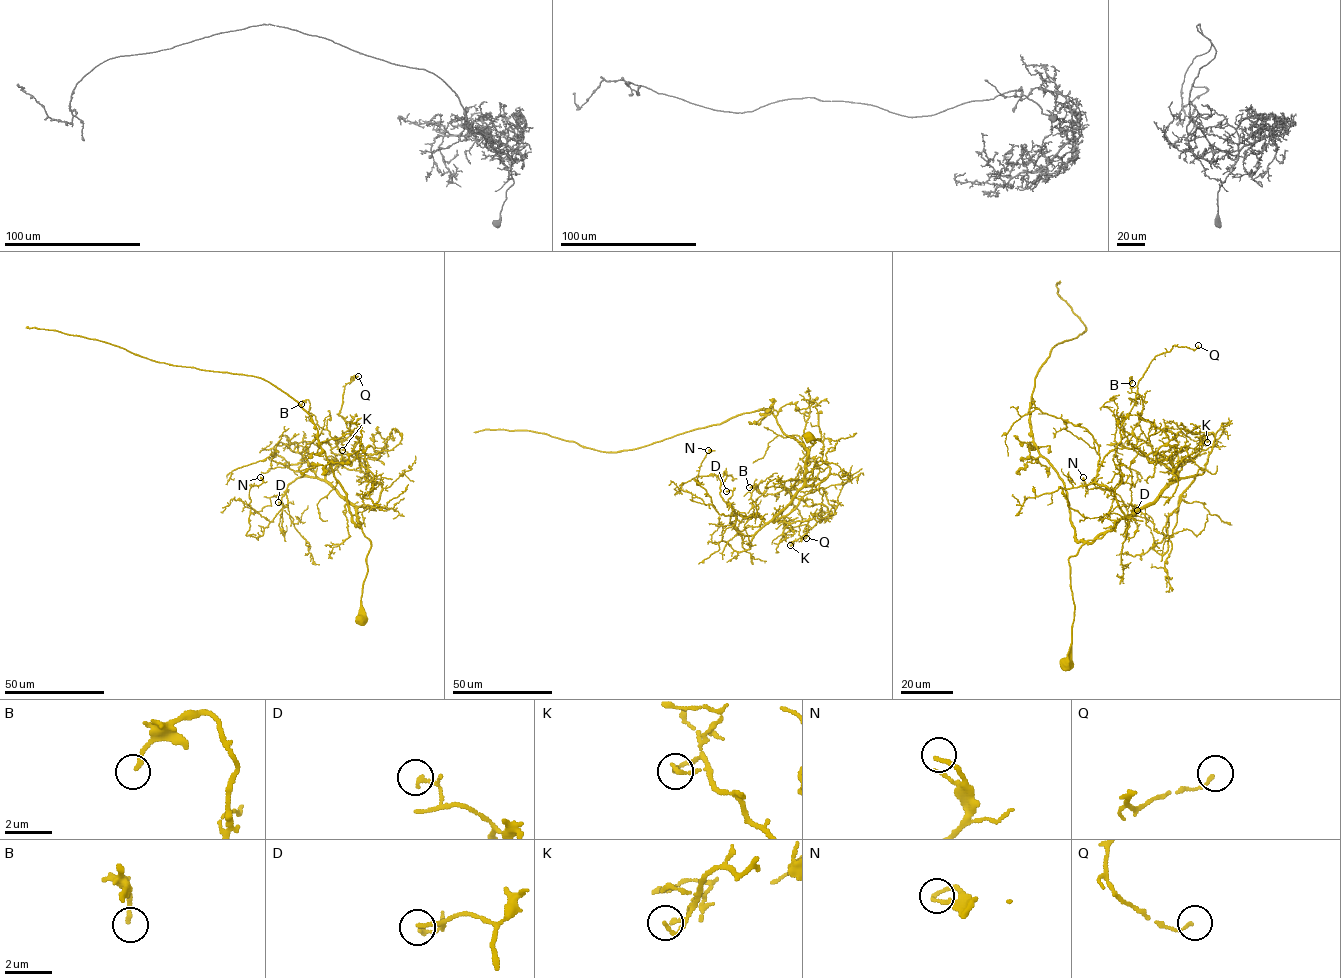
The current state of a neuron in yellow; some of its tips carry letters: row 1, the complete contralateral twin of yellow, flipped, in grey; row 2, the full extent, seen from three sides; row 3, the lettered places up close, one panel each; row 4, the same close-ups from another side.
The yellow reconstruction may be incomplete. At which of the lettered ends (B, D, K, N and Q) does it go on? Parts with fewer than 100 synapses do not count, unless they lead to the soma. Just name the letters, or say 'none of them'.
none of them

